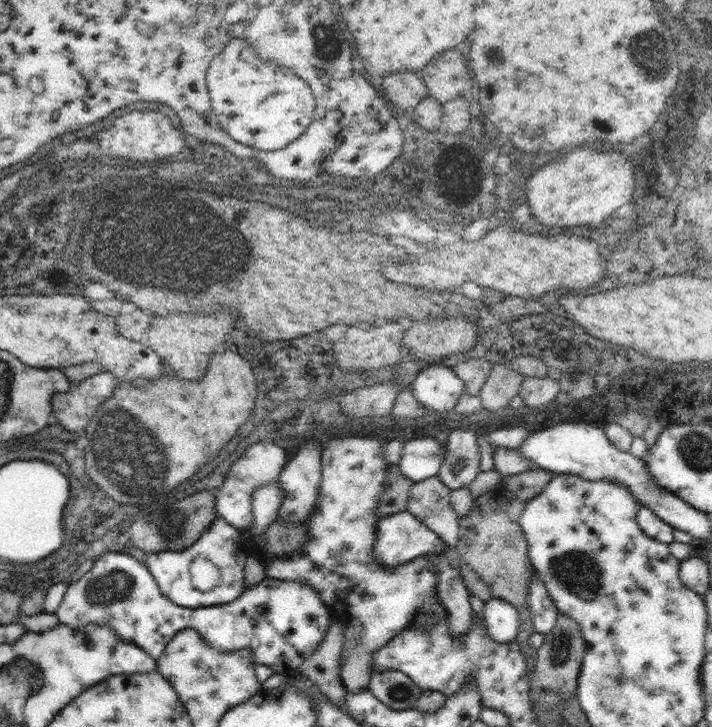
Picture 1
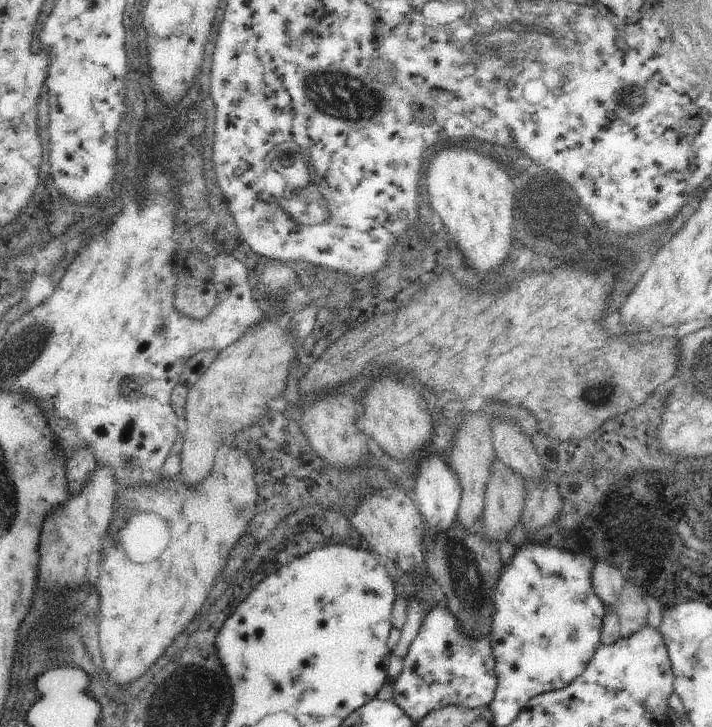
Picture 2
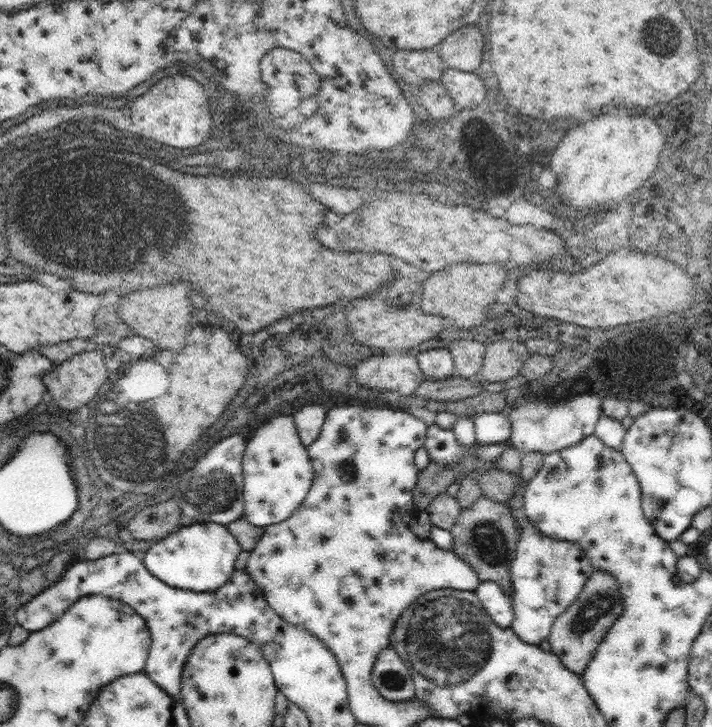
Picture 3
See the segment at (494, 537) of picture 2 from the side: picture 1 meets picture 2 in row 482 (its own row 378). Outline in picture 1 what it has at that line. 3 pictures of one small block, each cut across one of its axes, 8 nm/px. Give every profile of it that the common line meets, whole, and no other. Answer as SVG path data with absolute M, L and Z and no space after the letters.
M493 364L485 384L477 394L481 398L483 410L495 412L499 408L505 408L507 402L519 394L523 380L523 374L507 368L505 364Z

